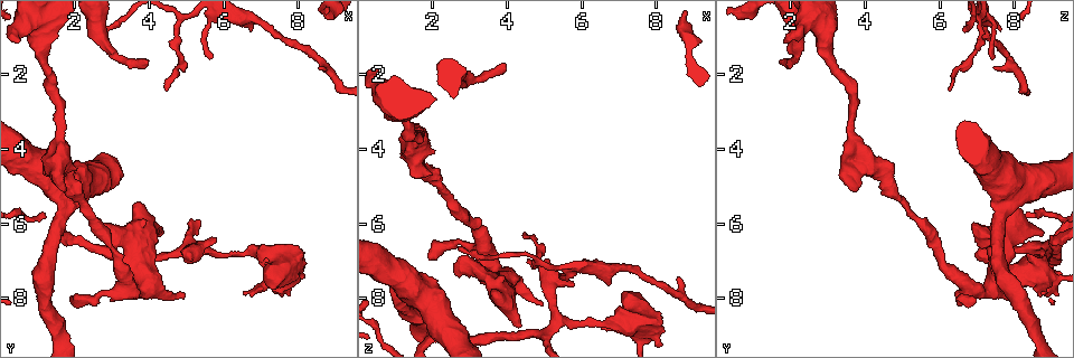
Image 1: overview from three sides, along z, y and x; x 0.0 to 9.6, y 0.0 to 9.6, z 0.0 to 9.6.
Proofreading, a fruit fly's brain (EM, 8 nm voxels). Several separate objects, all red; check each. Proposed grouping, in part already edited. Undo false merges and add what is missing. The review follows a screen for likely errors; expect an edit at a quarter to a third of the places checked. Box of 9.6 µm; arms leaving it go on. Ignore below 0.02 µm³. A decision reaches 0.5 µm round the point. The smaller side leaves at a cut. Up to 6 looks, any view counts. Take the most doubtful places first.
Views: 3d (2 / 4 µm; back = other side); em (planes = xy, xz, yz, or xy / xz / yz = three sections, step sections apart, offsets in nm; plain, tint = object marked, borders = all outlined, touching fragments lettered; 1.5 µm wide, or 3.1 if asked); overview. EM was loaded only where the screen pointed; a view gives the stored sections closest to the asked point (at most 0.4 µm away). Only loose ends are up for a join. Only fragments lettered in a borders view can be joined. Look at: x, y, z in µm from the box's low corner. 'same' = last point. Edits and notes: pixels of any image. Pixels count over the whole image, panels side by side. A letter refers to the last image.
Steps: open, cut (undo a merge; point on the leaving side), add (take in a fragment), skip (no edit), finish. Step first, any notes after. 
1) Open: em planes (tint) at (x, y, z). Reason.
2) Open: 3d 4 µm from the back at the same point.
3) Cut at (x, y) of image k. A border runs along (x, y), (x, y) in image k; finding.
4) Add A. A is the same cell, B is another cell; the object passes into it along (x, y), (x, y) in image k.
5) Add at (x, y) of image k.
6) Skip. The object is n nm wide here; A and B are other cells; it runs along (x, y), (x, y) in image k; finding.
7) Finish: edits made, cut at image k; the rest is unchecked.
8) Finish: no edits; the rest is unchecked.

Open: 3d 2 µm at (5.65, 1.55, 7.40). Thin end.

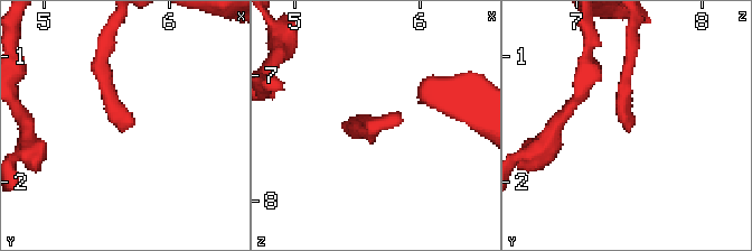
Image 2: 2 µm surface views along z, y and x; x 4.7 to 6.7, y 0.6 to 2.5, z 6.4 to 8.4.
Open: em planes (borders) at (5.64, 1.62, 7.42). Now the EM.

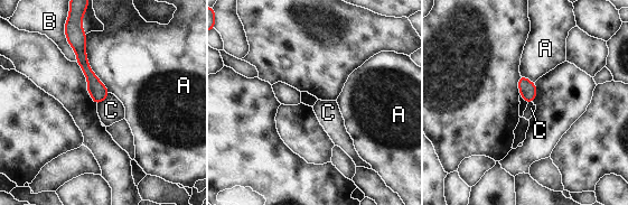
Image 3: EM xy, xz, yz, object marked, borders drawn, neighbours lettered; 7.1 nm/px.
Skip. A, B and C are other cells; a border runs along (110, 93), (97, 105) in image 3; none of them fits.

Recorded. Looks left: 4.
Open: 3d 4 µm at (7.05, 6.75, 8.30). Thick end.

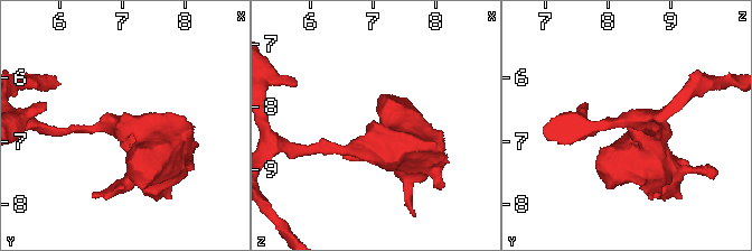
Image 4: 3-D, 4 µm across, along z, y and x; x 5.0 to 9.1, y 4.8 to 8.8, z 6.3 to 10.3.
Open: em planes (borders) at (7.00, 6.65, 8.25).

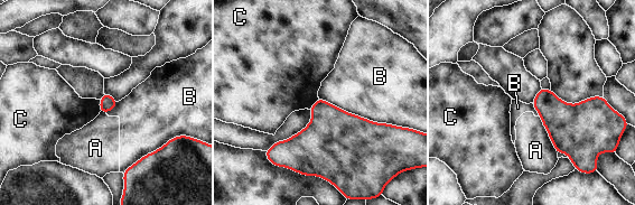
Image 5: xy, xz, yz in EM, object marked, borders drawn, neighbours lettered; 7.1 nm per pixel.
Skip. A, B and C are other cells; a border runs along (318, 98), (308, 109) in image 5; no lettered fragment goes on from it.

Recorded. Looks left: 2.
Open: em yz step 8 (borders) at (5.15, 6.90, 6.95). Branch stops here.

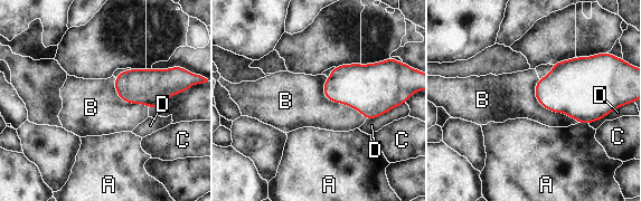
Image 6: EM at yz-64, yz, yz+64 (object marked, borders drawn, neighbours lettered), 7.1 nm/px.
Open: em planes (borders) at the same point.

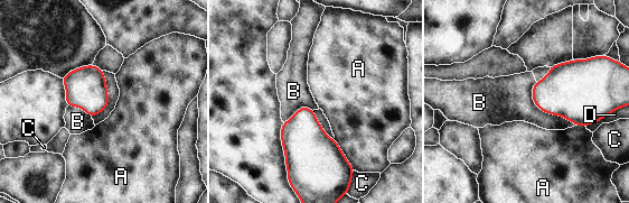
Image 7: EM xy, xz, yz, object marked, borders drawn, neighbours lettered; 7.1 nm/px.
Add B. The object is 180 nm wide here; B is the same cell, A, C and D are other cells; the object passes into it along (571, 90), (544, 111), (512, 99) in image 7; the neuron continues.

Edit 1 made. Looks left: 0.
Finish: edits made, add at image 7; the rest is unchecked.

